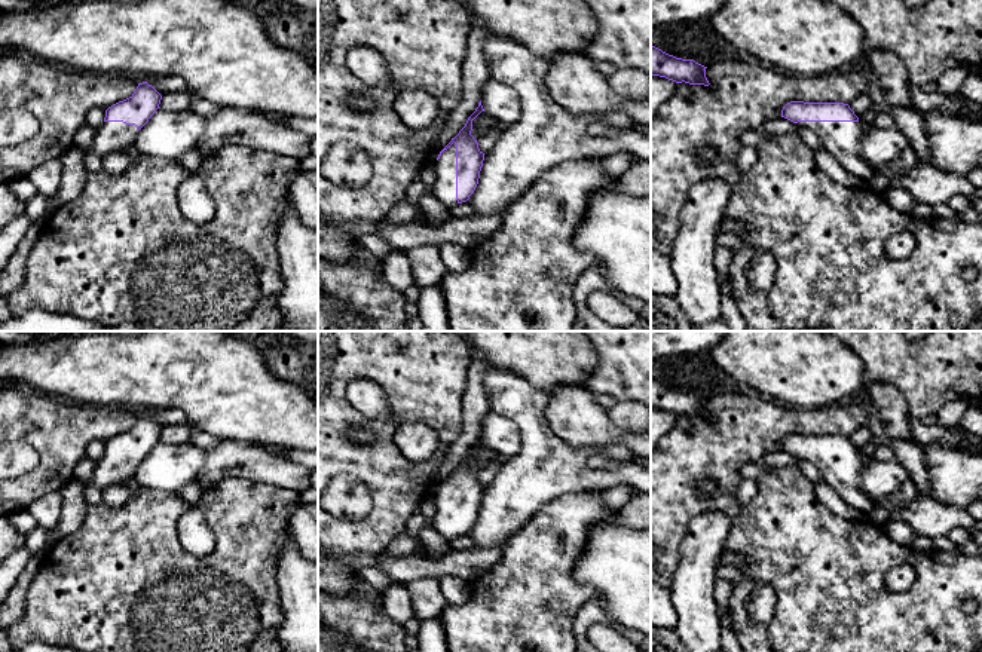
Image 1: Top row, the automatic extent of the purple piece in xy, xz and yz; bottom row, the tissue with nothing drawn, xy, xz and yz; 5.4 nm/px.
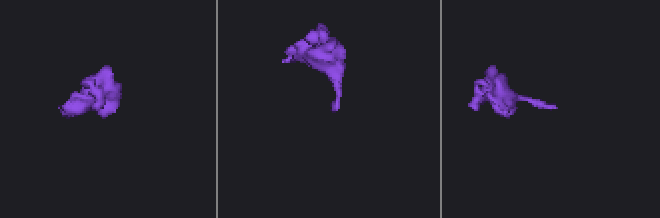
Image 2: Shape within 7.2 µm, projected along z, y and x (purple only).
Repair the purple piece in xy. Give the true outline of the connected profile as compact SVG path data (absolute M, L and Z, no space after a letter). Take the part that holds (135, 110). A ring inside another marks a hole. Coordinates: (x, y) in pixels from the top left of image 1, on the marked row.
M147 82L138 83L134 94L105 110L103 125L95 131L91 153L104 157L125 153L135 143L140 129L156 113L162 95Z

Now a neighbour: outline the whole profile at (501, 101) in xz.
M493 77L483 85L480 101L484 111L502 123L513 125L521 116L518 94Z

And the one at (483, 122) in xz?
M481 111L474 120L472 120L472 131L471 135L478 141L483 135L486 135L492 128L502 128L507 129L508 125L499 122L498 119L492 117L486 111Z

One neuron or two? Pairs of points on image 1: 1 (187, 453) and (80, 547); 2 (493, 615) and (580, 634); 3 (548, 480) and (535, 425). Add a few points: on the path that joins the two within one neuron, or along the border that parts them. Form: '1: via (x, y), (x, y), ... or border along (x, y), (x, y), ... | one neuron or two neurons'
1: border along (140, 486), (176, 493) | two neurons
2: border along (593, 603), (586, 603), (575, 615), (572, 636) | two neurons
3: via (547, 467), (547, 458), (541, 452), (537, 438) | one neuron

